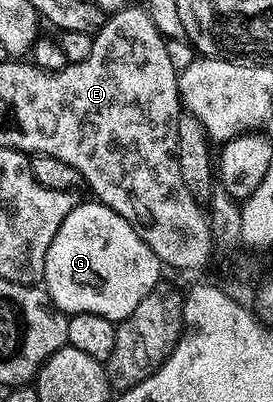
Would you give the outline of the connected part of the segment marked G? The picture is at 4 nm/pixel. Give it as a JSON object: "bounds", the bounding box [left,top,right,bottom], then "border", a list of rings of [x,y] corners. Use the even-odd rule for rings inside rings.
{"bounds":[43,202,163,322],"border":[[[78,202],[63,218],[63,226],[47,250],[43,287],[61,312],[99,314],[120,322],[162,283],[163,265],[122,216],[103,203],[92,203]]]}

